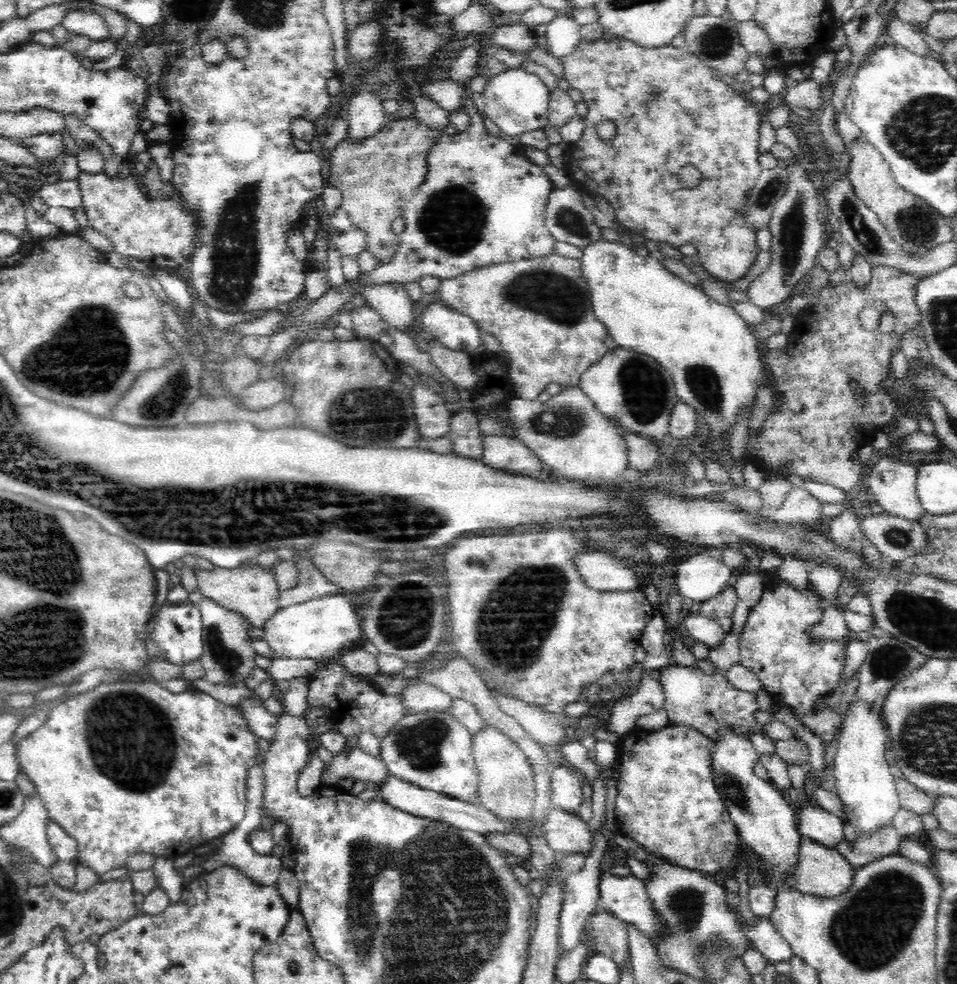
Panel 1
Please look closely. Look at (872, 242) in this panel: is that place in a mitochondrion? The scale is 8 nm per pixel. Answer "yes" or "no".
yes

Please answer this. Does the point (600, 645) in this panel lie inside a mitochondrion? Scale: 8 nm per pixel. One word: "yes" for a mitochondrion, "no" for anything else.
no

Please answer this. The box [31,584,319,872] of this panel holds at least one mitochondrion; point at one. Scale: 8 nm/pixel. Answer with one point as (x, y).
(125, 724)

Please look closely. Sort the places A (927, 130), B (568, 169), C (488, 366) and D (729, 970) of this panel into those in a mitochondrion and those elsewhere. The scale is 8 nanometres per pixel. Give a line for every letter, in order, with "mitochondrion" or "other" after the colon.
A: mitochondrion
B: other
C: other
D: mitochondrion

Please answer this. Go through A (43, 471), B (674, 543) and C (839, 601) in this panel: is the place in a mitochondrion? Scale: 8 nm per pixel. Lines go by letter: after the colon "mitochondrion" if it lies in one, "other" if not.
A: other
B: other
C: other

